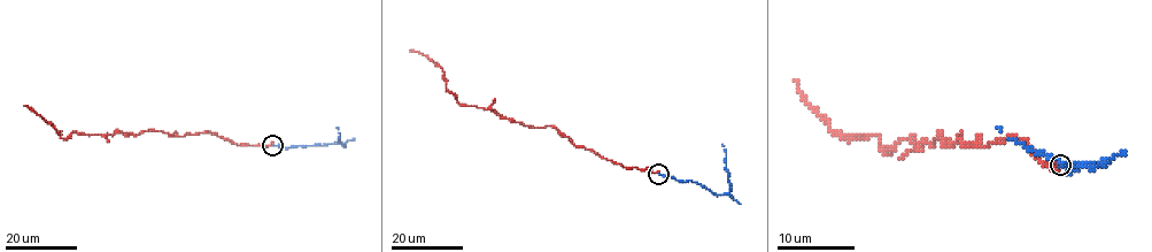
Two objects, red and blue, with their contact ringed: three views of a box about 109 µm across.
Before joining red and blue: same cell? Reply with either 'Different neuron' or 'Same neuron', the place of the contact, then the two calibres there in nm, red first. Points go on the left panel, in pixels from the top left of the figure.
Same neuron. Place: (272, 145). Thickness 320 nm (red) against 220 nm

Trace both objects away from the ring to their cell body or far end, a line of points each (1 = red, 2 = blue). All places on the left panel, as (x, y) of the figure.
1: (272, 145), (237, 145), (209, 132), (74, 132), (61, 138), (52, 124), (23, 106)
2: (272, 145), (345, 145), (337, 127)

